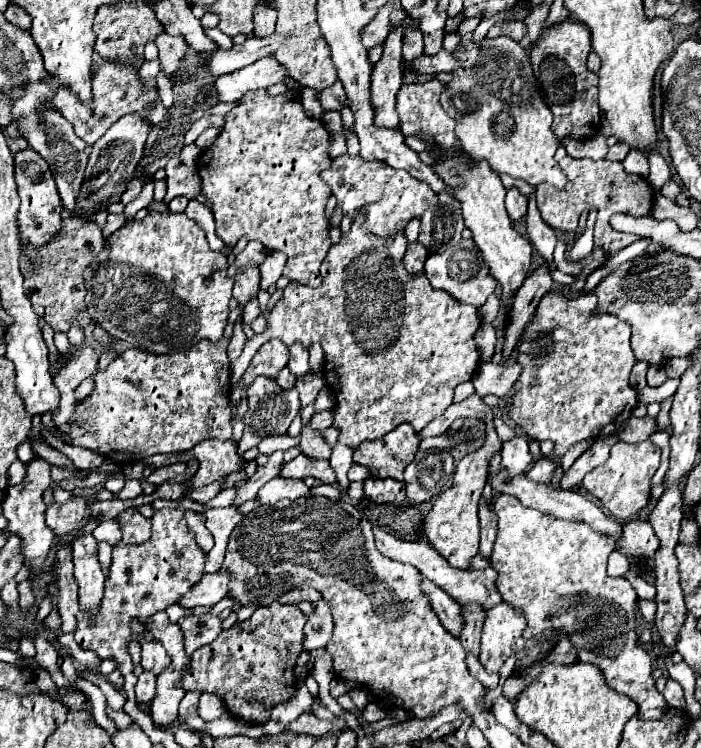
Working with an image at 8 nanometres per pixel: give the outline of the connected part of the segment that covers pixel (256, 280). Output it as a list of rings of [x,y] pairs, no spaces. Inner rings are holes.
[[[248,264],[246,270],[238,274],[234,280],[232,296],[238,300],[238,308],[244,310],[246,302],[258,296],[258,290],[260,290],[260,272],[258,268],[254,268],[254,264]]]

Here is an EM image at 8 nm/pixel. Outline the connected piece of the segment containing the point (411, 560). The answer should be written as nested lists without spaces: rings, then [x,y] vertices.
[[[374,526],[374,536],[376,536],[376,548],[380,550],[380,554],[384,554],[386,558],[416,566],[430,582],[436,582],[436,586],[440,586],[448,596],[456,598],[456,602],[460,602],[462,606],[466,606],[468,602],[476,602],[476,604],[484,606],[484,612],[488,612],[492,606],[498,606],[502,602],[500,592],[496,590],[496,576],[498,574],[492,566],[488,566],[484,570],[456,570],[454,566],[448,566],[448,562],[444,562],[444,556],[440,552],[432,550],[432,544],[398,540],[378,526]]]

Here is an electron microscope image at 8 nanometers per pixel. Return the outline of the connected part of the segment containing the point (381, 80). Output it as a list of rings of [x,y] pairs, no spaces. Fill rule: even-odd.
[[[406,18],[400,26],[390,30],[384,42],[384,54],[374,64],[372,72],[372,106],[376,108],[376,124],[384,128],[400,126],[394,104],[396,92],[402,86],[402,38],[408,26],[418,26],[418,22],[414,22],[414,18]]]

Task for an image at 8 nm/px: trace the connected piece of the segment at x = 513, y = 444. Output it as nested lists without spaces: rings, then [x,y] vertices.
[[[516,434],[514,440],[504,442],[500,454],[502,454],[502,468],[508,474],[506,480],[512,480],[514,474],[528,470],[532,462],[532,454],[528,450],[528,438],[524,434]]]

